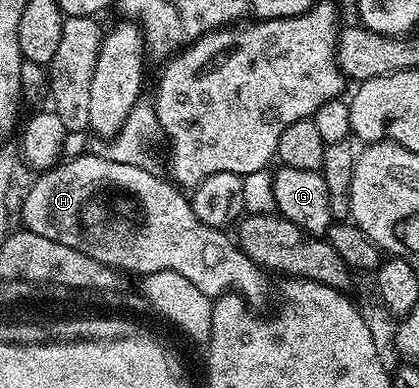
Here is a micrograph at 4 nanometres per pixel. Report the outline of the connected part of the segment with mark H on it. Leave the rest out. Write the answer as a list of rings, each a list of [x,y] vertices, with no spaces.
[[[94,153],[87,157],[74,157],[71,161],[63,160],[53,169],[35,176],[22,204],[21,224],[36,235],[44,235],[44,239],[64,243],[64,247],[76,247],[76,251],[84,251],[84,255],[123,274],[145,275],[171,269],[176,271],[176,275],[184,275],[188,283],[200,287],[200,291],[211,299],[231,289],[238,290],[248,299],[260,296],[263,270],[238,248],[235,238],[231,234],[229,237],[229,232],[200,223],[190,206],[190,197],[182,194],[185,192],[169,180],[166,182],[148,170],[141,165],[116,163],[107,155],[97,157]]]

